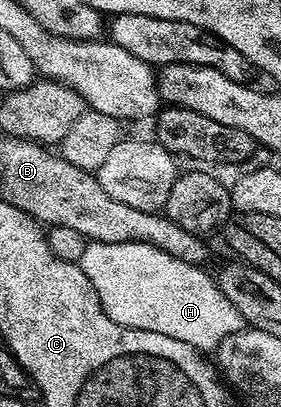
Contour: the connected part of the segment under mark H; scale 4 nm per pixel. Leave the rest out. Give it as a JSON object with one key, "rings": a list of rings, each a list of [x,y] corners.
{"rings":[[[89,242],[79,264],[82,273],[90,277],[90,285],[94,285],[94,293],[98,293],[102,309],[108,314],[110,321],[123,327],[142,329],[150,333],[166,333],[166,337],[186,341],[186,345],[195,347],[201,353],[215,352],[216,346],[226,337],[245,330],[243,316],[228,300],[226,293],[222,293],[211,274],[208,276],[197,264],[178,261],[178,257],[162,253],[162,249],[154,249],[154,245]]]}

